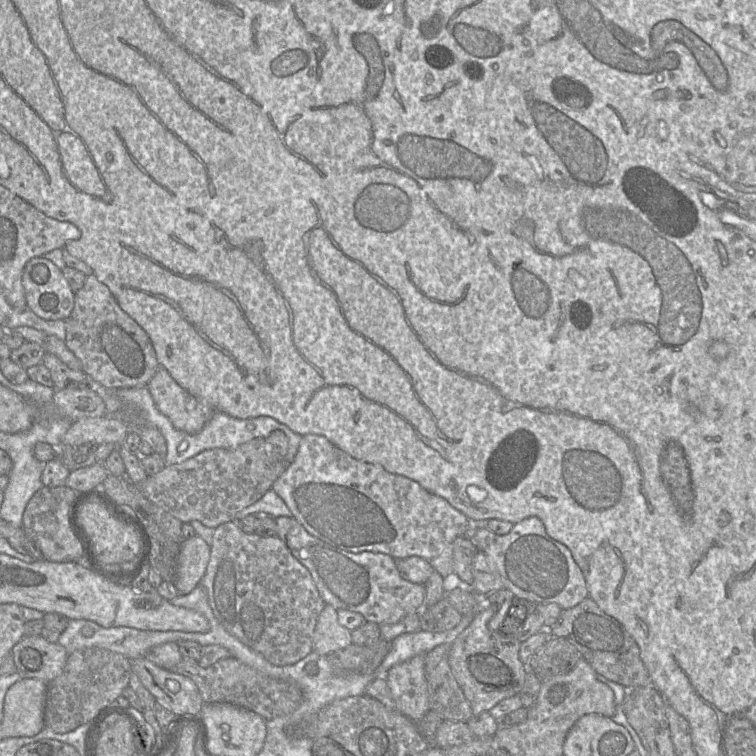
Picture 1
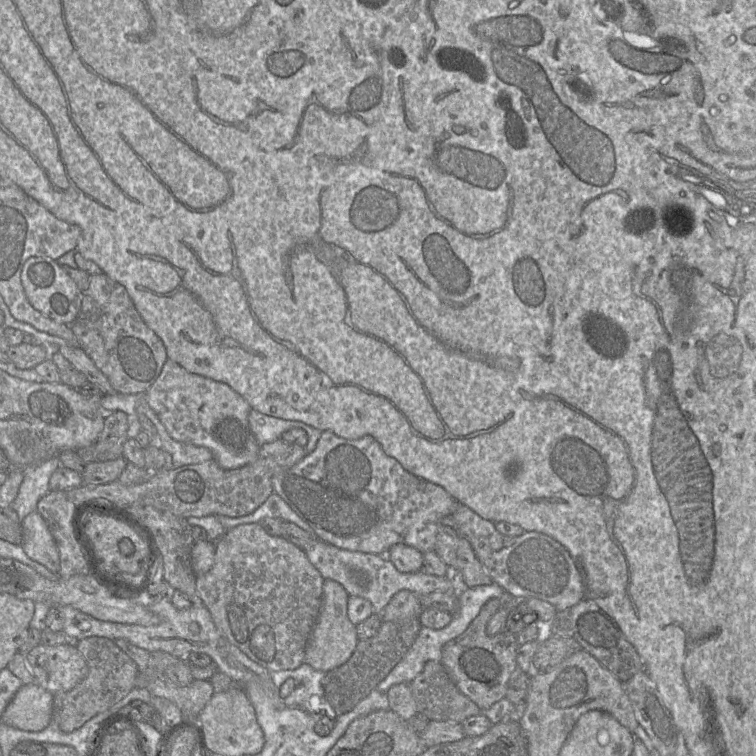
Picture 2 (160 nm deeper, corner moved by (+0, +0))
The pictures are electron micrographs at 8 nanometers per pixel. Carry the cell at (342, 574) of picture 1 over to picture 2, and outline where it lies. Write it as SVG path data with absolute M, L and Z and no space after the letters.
M315 535L309 547L302 550L324 579L341 584L349 596L361 597L371 602L373 614L380 615L392 597L402 590L408 590L418 596L426 596L435 591L453 592L452 583L446 576L429 575L422 570L402 573L389 559L381 555L341 549L319 540Z

